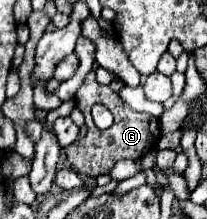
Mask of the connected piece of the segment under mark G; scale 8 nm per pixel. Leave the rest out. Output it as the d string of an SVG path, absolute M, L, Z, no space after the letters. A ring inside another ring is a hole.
M91 71L85 79L85 83L79 87L77 95L75 95L75 103L77 107L83 111L85 115L85 125L87 125L87 135L85 139L81 139L79 143L75 145L69 145L65 149L67 153L67 159L69 163L81 173L81 175L87 175L87 177L99 177L99 175L107 175L111 173L111 169L115 167L117 161L121 159L133 159L133 161L139 161L147 151L151 151L155 145L157 145L157 139L161 137L161 131L159 131L159 119L149 115L149 113L137 113L133 109L129 109L117 93L113 93L109 87L105 85L99 85L95 81L95 71ZM95 103L103 103L107 109L111 109L113 117L115 117L115 123L101 131L95 127L93 119L91 119L91 107Z

